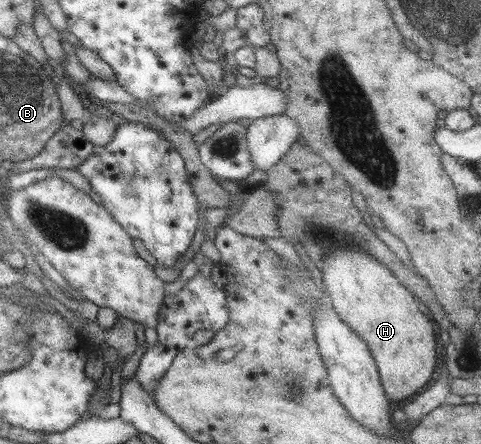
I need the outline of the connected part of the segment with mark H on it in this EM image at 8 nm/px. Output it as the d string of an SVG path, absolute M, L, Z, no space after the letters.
M354 246L332 248L319 270L328 304L336 316L362 338L373 357L384 395L396 402L417 395L436 366L436 344L430 317L418 310L417 299L378 260Z

